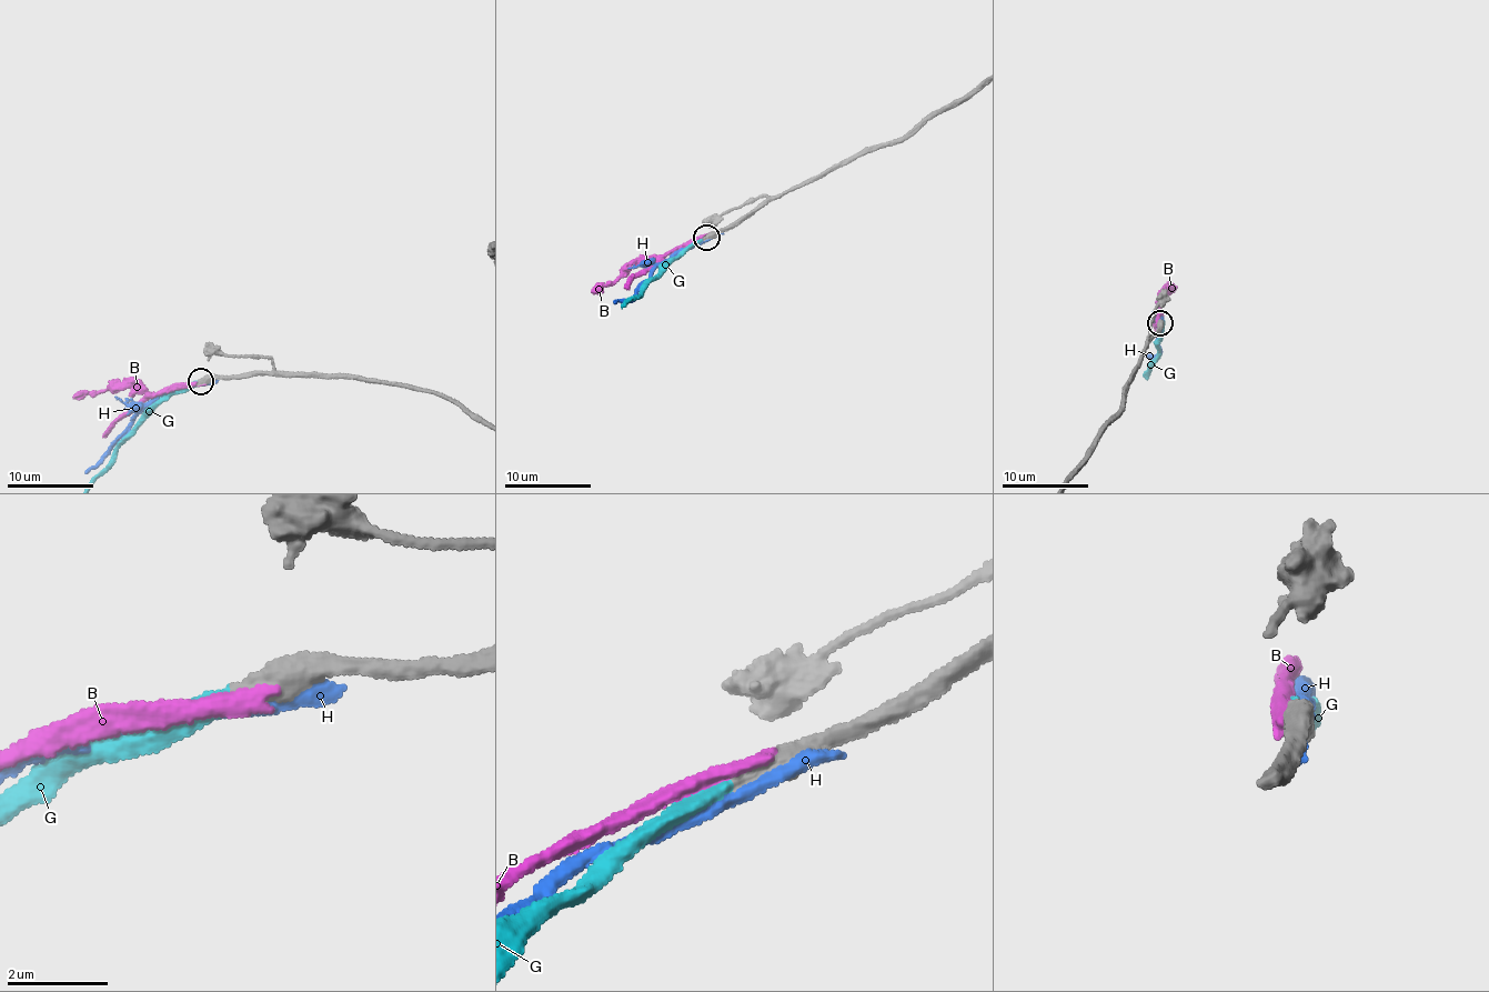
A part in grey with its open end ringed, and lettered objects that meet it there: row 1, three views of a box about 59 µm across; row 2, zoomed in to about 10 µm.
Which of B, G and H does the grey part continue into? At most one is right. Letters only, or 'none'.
G

